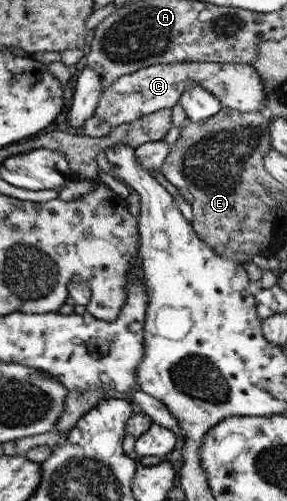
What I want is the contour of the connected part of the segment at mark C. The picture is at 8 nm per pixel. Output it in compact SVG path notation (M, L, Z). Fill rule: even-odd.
M183 62L151 64L120 76L103 89L93 115L97 116L97 120L105 120L109 128L113 129L161 108L171 108L178 102L183 89L193 84L211 93L222 107L233 108L239 112L266 111L263 83L251 65Z

